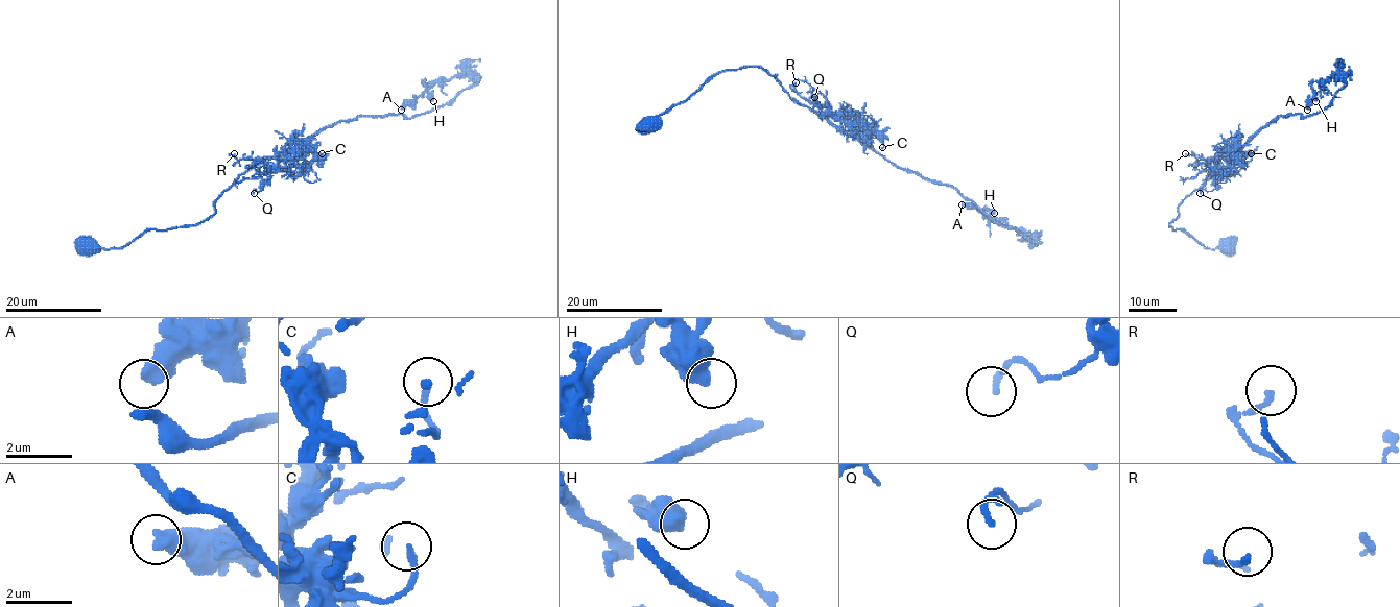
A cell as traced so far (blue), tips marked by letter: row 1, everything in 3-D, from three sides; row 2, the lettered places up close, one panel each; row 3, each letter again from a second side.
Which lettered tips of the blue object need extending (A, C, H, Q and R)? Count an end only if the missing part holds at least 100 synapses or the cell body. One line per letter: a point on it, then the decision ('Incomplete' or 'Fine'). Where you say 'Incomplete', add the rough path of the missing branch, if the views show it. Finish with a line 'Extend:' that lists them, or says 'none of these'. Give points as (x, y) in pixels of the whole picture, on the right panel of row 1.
A: Place: (1307, 110). Fine
C: Place: (1251, 153). Fine
H: Place: (1315, 101). Fine
Q: Place: (1200, 193). Fine
R: Place: (1185, 153). Fine
Extend: none of these

